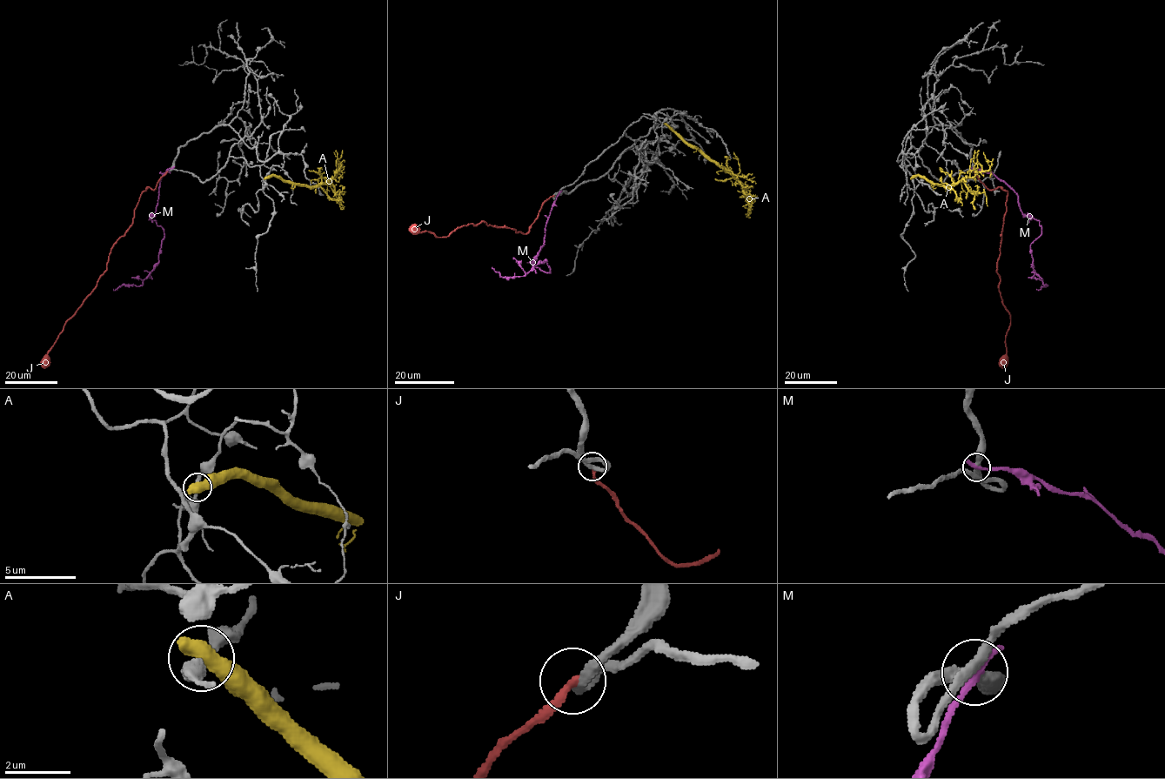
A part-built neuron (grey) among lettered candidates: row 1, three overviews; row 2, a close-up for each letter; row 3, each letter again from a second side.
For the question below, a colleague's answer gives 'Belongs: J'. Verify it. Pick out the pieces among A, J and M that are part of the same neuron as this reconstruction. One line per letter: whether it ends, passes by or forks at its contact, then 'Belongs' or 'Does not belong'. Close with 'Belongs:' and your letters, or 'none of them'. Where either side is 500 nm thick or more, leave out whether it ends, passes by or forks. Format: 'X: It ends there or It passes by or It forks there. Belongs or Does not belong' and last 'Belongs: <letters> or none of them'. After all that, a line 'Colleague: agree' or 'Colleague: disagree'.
A: Does not belong
J: It ends there. Belongs
M: It ends there. Does not belong
Belongs: J
Colleague: agree

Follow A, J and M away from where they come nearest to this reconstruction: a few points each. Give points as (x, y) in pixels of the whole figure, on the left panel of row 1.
A: (266, 177), (278, 176), (284, 180), (318, 186), (339, 171), (339, 162), (334, 152)
J: (166, 171), (154, 190), (148, 187), (142, 191), (132, 224), (111, 249), (97, 286), (66, 322), (43, 368)
M: (171, 168), (161, 178), (156, 211), (149, 218), (164, 228), (158, 263), (142, 285), (122, 285), (113, 289)

